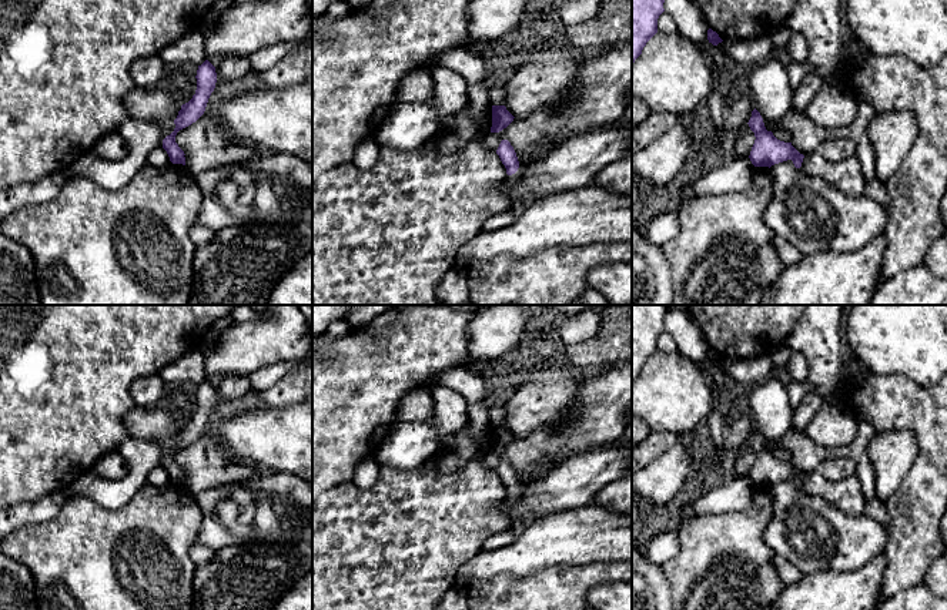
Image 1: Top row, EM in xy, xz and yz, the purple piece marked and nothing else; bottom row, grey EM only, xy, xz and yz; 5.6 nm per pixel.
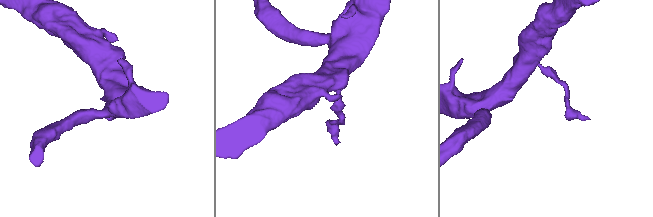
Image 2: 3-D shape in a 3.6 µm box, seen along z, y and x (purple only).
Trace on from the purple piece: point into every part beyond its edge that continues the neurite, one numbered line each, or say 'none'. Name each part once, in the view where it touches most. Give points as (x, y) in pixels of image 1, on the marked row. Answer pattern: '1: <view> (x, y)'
none

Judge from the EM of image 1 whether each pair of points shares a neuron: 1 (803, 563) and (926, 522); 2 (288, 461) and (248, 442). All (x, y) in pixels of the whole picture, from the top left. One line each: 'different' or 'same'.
1: different
2: same

